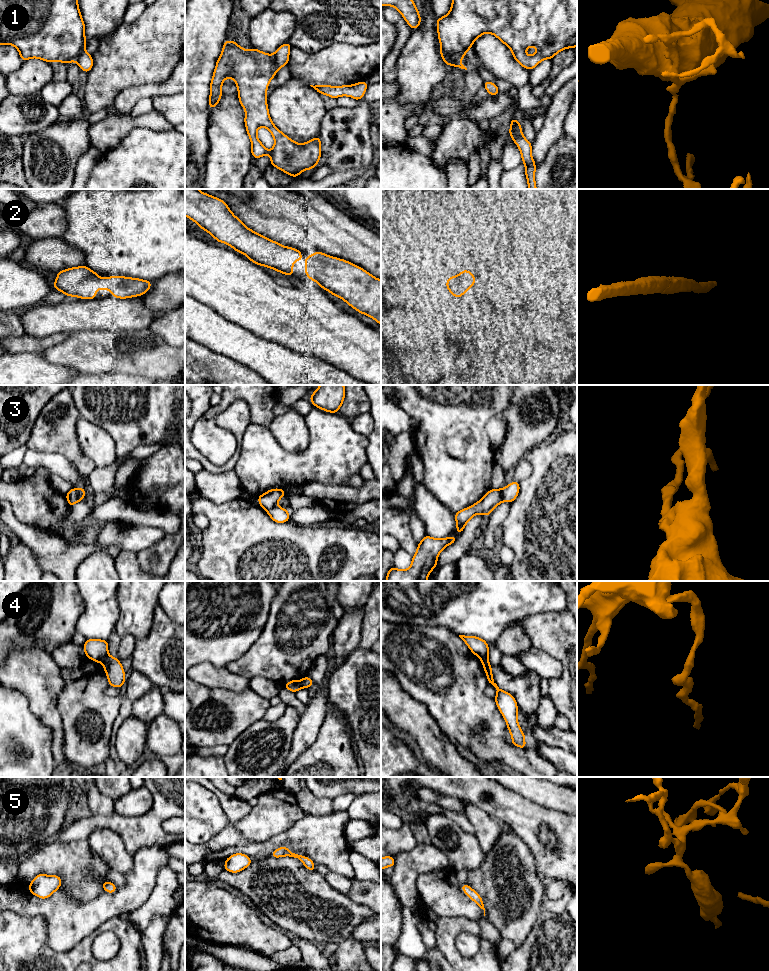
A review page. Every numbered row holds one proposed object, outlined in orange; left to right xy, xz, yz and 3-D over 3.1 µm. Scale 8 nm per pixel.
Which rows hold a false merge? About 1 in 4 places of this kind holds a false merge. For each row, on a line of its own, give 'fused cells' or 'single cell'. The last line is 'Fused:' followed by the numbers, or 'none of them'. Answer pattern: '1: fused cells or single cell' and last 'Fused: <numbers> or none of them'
1: fused cells
2: single cell
3: fused cells
4: fused cells
5: single cell
Fused: 1, 3, 4

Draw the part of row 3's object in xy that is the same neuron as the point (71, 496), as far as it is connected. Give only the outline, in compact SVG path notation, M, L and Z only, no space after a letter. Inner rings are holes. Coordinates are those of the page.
M72 488L66 495L67 501L69 503L69 506L72 507L75 505L79 500L77 497L77 491L76 488Z

